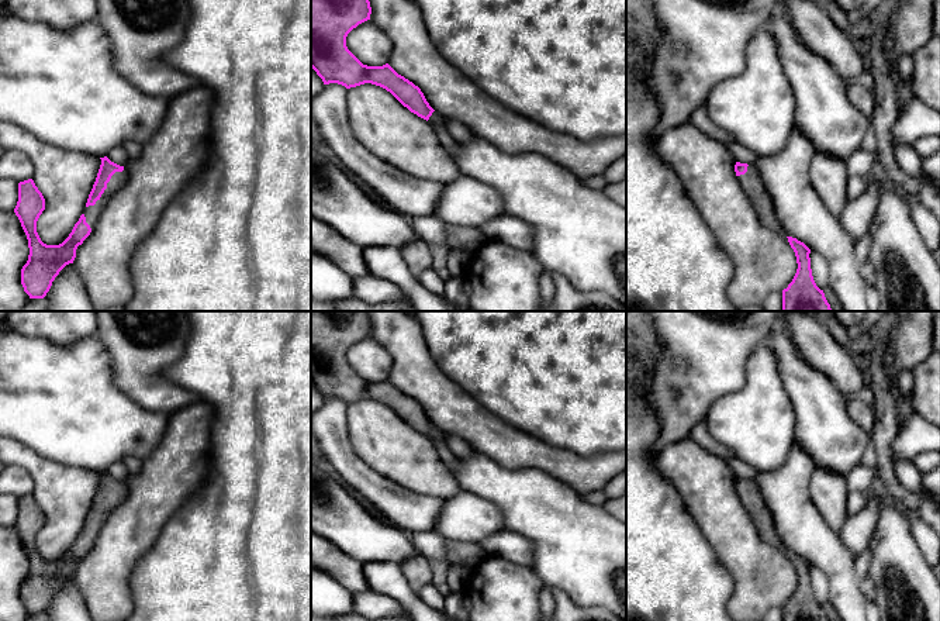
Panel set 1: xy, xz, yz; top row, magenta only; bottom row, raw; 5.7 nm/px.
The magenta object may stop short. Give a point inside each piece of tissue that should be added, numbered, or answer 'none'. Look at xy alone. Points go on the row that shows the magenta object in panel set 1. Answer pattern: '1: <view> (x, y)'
1: xy (92, 213)

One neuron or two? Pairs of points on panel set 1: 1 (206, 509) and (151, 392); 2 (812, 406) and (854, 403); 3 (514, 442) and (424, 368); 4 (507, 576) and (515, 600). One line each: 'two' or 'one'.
1: two
2: two
3: one
4: one

